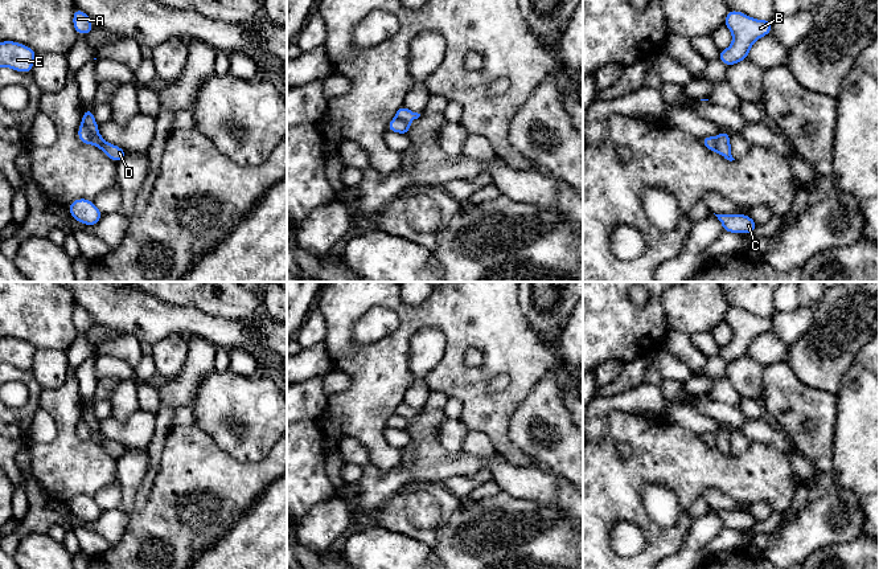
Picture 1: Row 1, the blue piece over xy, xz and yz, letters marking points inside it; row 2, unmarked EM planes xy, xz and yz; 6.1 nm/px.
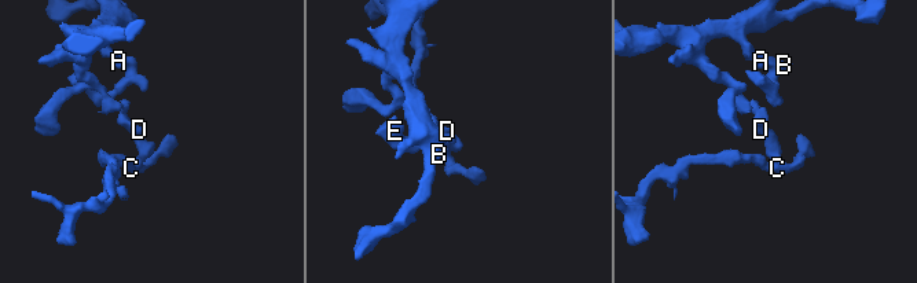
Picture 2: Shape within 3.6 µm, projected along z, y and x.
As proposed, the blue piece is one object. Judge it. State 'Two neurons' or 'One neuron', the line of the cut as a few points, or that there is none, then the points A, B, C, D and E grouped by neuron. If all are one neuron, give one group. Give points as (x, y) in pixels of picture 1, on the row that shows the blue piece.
Two neurons. Split along xy (82, 121), (90, 134), (91, 143). Groups: A B D E / C

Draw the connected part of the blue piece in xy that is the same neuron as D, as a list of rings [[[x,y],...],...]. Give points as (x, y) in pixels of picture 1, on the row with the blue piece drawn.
[[[103,142],[103,147],[100,148],[112,161],[119,163],[126,157],[127,152],[115,144]]]

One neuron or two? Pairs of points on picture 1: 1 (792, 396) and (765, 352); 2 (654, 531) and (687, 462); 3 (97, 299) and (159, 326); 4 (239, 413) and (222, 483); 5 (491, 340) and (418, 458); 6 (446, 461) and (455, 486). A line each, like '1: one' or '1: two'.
1: two
2: one
3: one
4: two
5: two
6: two

